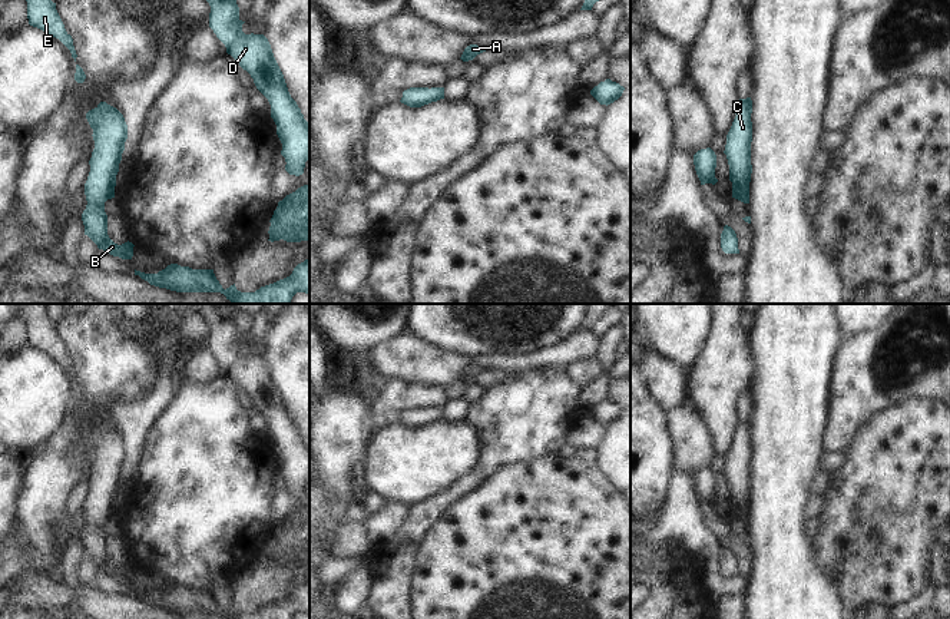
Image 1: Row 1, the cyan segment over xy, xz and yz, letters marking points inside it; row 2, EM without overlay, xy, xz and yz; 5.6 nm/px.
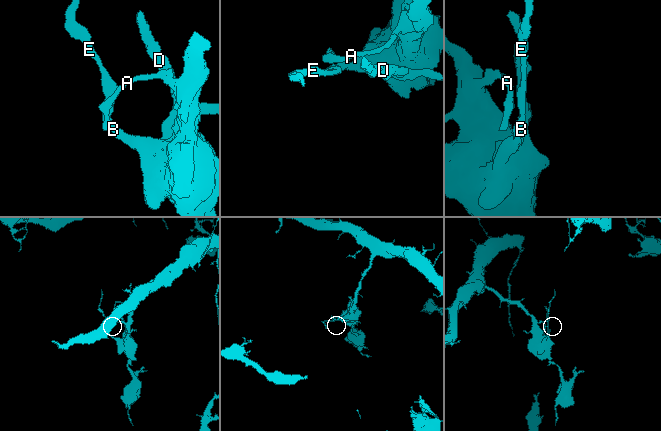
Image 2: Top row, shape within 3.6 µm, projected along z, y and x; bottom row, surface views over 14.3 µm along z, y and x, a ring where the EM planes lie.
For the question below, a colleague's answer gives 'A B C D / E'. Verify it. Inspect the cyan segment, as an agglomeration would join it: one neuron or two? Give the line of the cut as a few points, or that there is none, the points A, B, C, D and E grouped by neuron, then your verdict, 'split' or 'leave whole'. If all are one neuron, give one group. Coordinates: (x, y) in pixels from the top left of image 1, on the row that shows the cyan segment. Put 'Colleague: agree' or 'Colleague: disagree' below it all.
no cut | A B C D E | leave whole
Colleague: disagree

